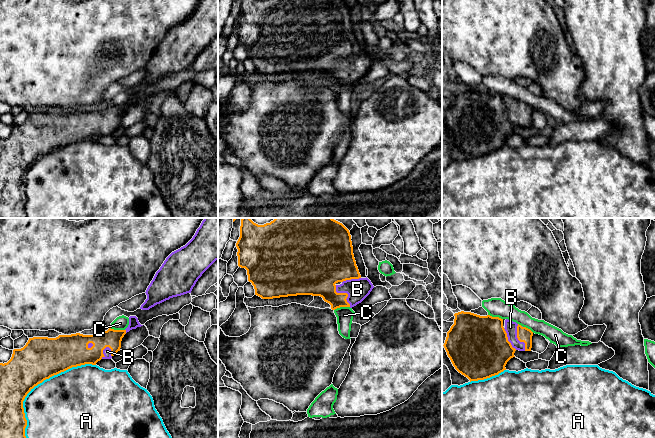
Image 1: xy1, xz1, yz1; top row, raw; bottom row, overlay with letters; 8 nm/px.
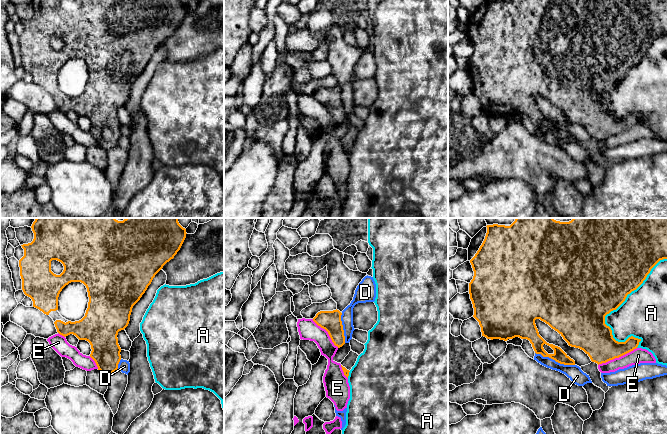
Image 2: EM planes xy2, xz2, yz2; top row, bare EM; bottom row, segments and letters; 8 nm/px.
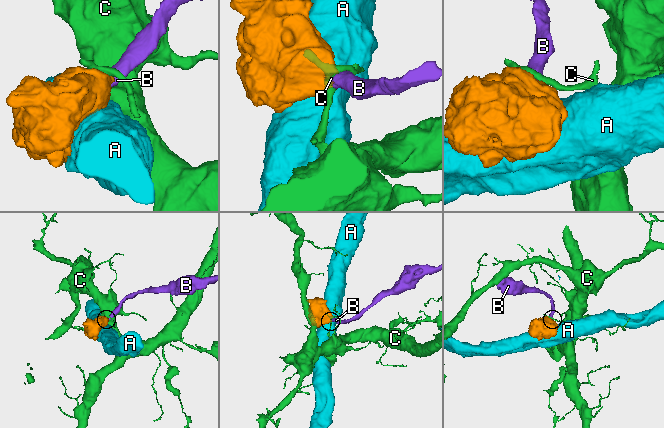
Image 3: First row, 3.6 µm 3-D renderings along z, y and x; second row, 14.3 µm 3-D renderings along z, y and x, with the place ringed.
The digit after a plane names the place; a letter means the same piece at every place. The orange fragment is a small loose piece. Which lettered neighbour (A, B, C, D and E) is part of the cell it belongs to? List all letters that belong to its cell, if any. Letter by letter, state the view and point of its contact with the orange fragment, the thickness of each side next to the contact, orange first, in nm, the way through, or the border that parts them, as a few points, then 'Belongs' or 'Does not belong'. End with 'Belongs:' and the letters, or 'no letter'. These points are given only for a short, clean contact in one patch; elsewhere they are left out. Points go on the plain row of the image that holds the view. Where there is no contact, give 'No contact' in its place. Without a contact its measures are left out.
A: Touches orange at yz2 (625, 74). Thickness 500 nm (orange) against 380 nm. Does not belong
B: Touches orange at xz1 (345, 69). Thickness 300 nm (orange) against 180 nm. Belongs
C: Touches orange at xz1 (341, 82). Thickness 220 nm (orange) against 130 nm. Does not belong
D: Touches orange at yz2 (555, 136). Thickness 170 nm (orange) against 120 nm. Boundary: yz2 (535, 128), (548, 132), (560, 139), (574, 141). Does not belong
E: Touches orange at yz2 (617, 133). Thickness 280 nm (orange) against 120 nm. Does not belong
Belongs: B

